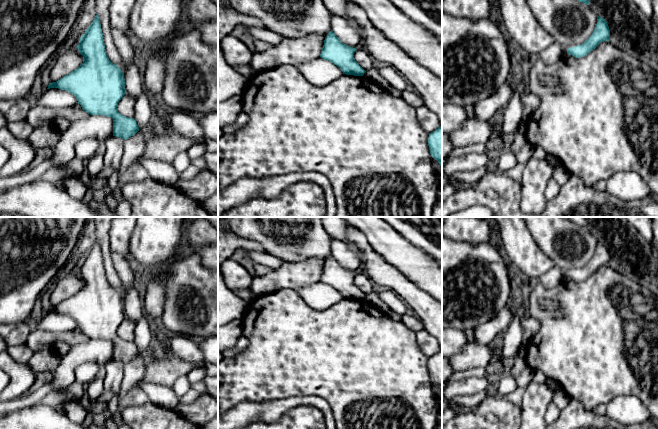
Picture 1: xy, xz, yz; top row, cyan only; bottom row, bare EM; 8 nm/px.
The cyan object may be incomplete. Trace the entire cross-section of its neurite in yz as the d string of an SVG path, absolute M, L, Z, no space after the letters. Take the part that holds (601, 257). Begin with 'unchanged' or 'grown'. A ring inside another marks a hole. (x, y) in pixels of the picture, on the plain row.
unchanged; M597 240L597 248L592 259L581 269L568 272L567 278L580 282L595 273L600 267L609 265L610 254L604 242Z

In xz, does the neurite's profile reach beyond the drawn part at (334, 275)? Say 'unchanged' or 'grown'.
unchanged

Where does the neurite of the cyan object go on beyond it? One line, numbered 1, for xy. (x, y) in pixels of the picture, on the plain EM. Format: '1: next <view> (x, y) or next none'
1: next none

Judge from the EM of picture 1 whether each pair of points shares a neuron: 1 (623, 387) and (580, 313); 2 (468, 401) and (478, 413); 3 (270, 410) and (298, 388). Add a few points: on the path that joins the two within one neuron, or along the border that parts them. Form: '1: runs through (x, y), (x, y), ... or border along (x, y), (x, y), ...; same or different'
1: runs through (623, 369), (623, 362), (618, 351), (598, 331); same
2: border along (486, 396), (476, 406), (463, 410); different
3: border along (309, 395), (288, 396), (263, 402); different

